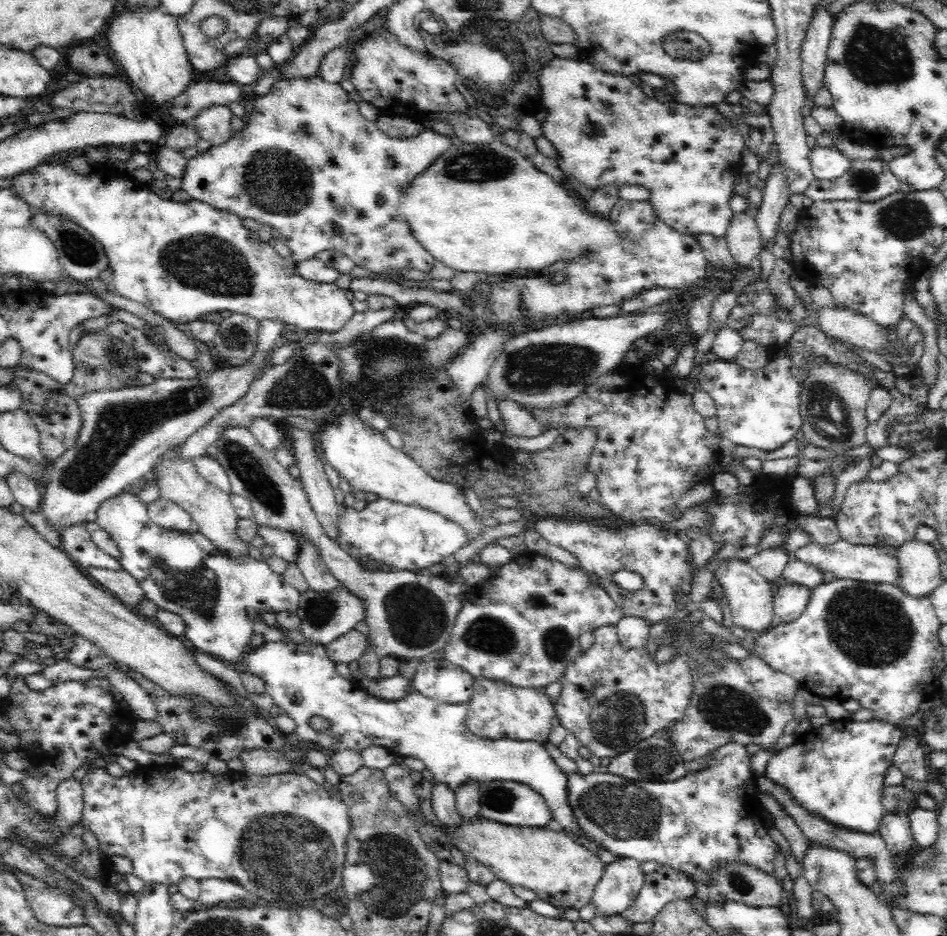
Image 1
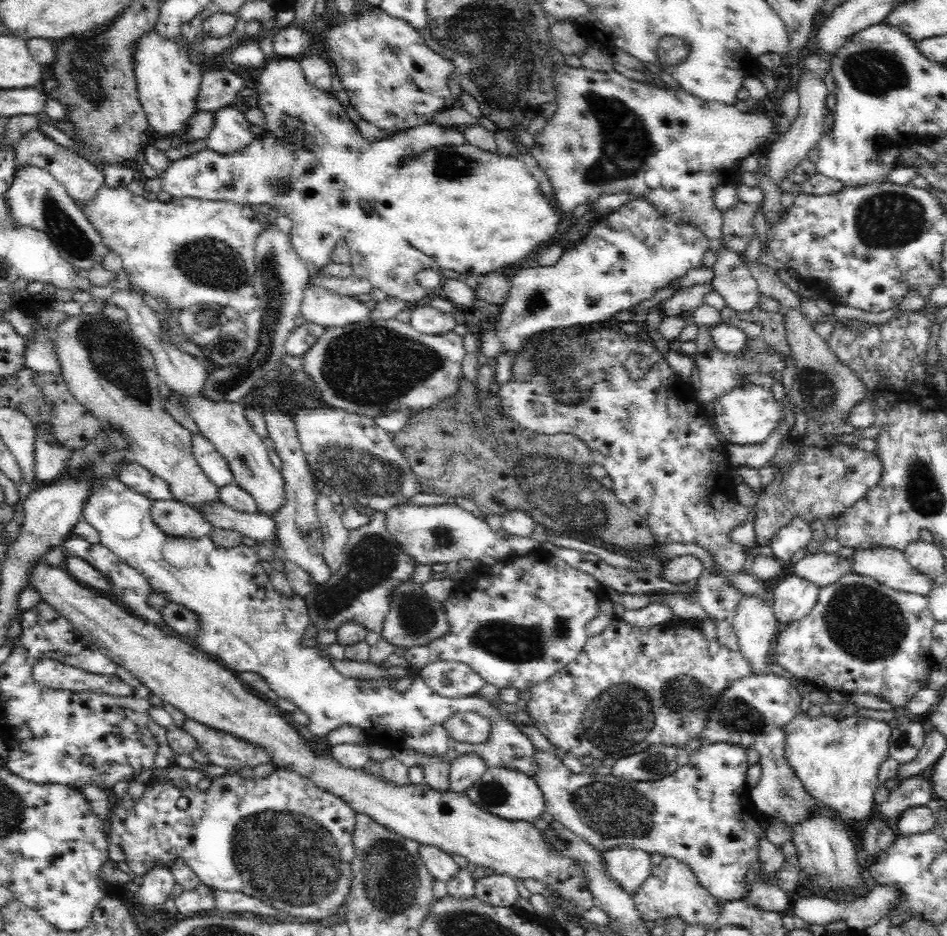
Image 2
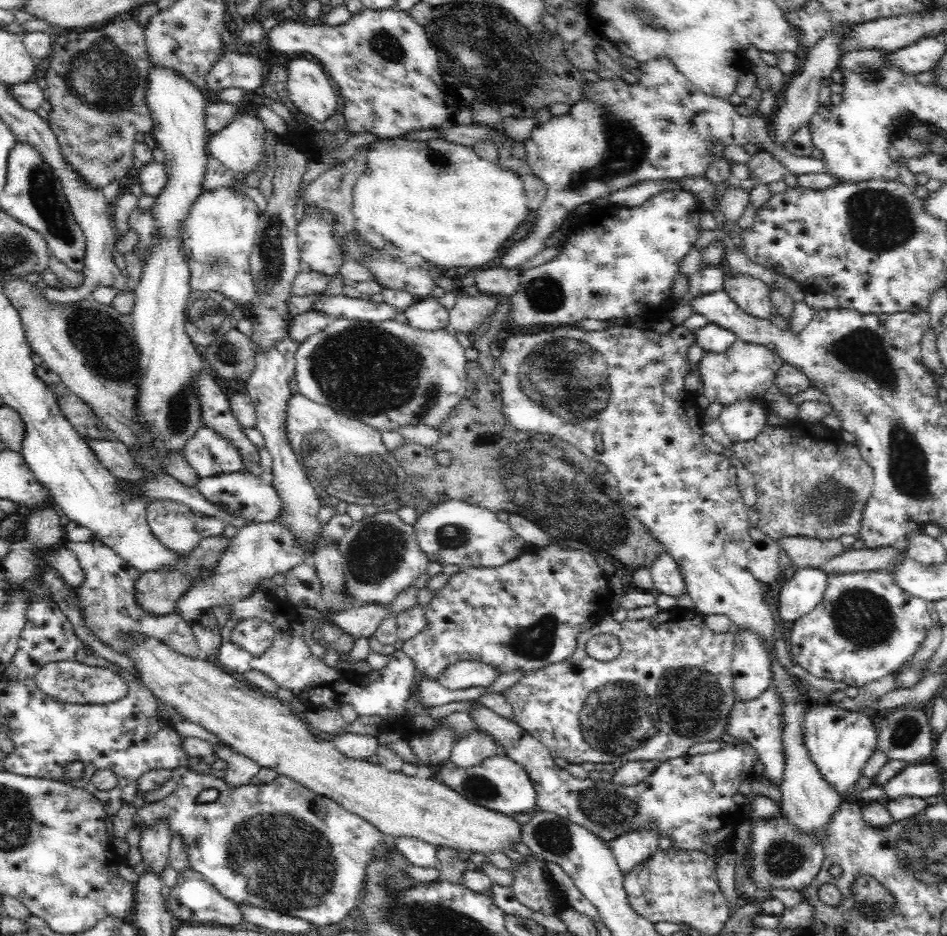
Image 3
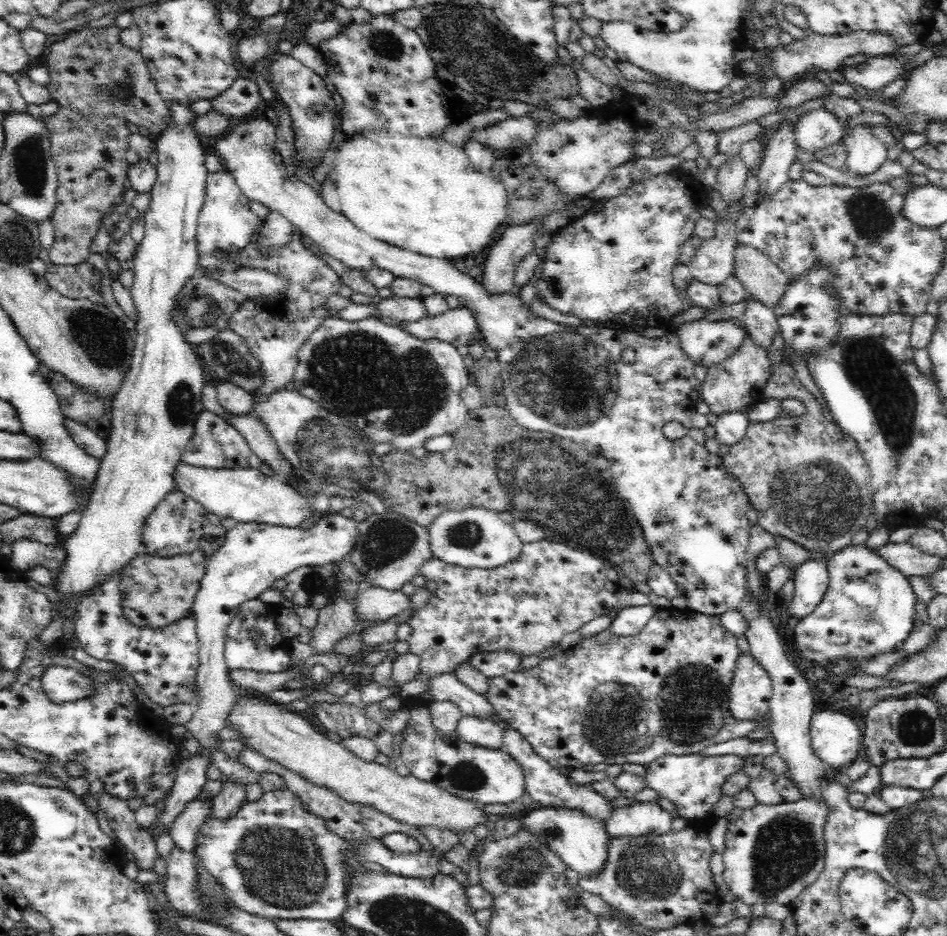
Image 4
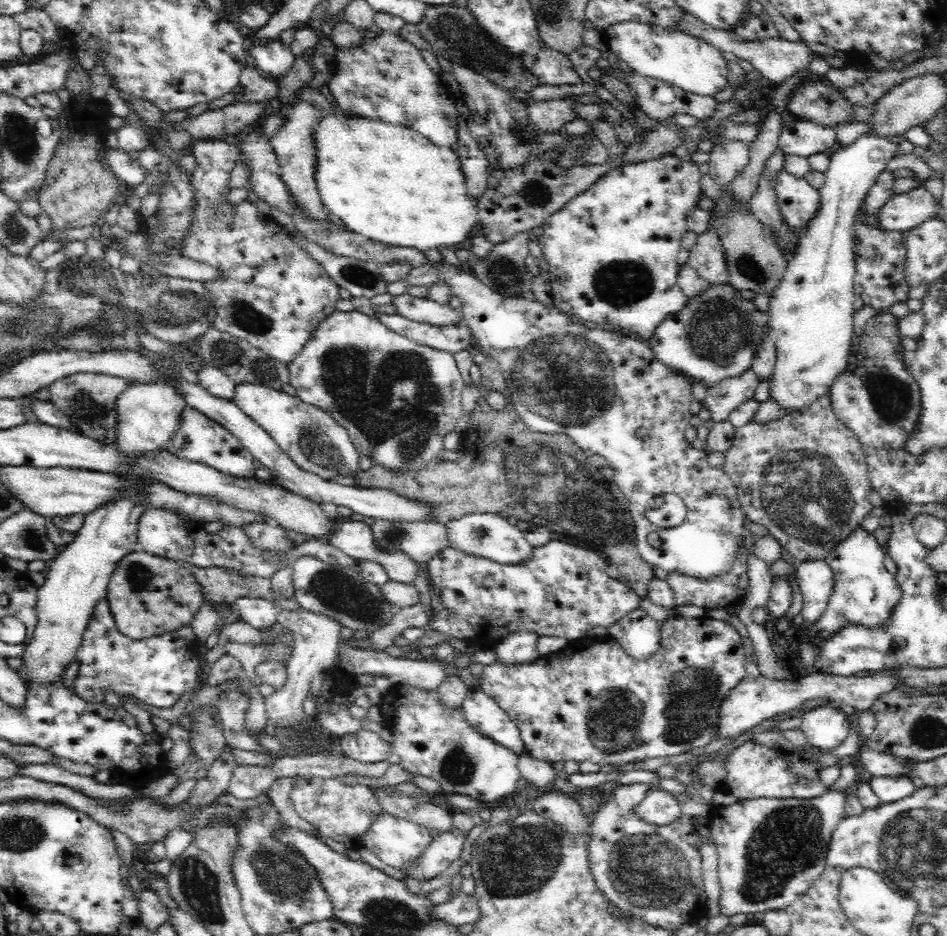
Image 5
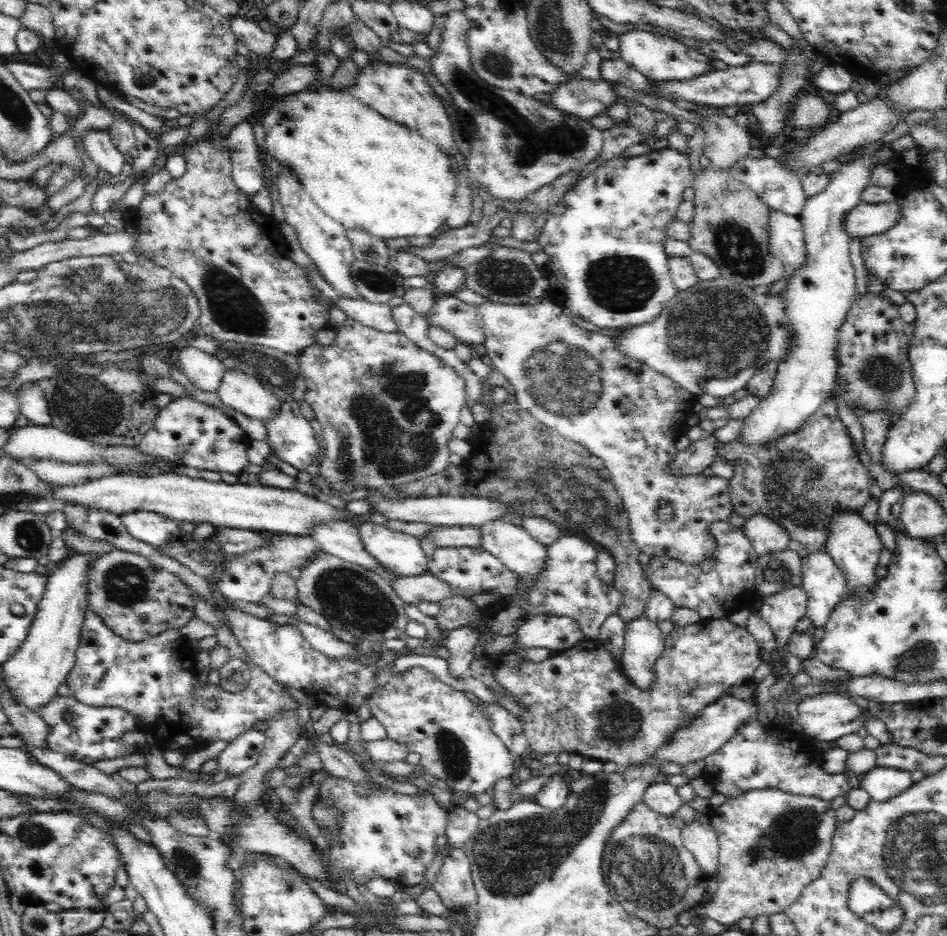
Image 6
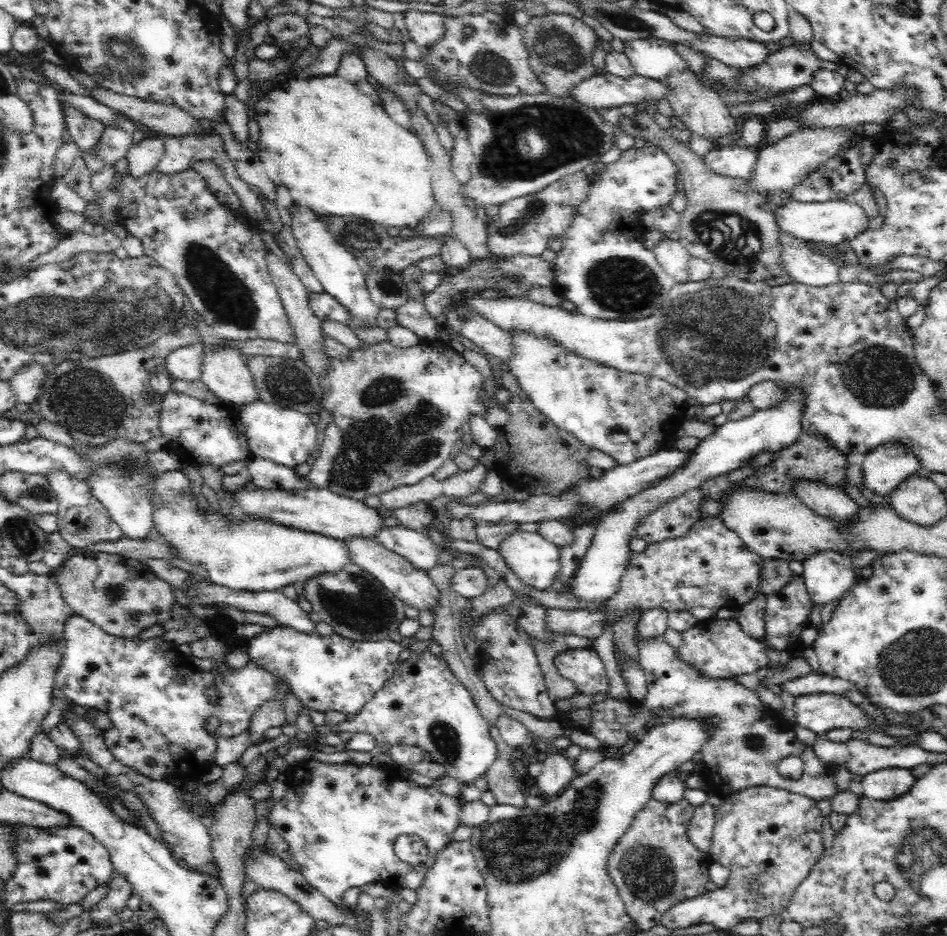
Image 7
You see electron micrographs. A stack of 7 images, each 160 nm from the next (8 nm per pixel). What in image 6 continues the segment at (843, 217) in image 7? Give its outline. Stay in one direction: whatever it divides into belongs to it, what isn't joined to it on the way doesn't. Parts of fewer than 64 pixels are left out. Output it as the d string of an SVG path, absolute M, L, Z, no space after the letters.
M897 200L882 204L862 202L849 213L844 225L850 233L850 238L869 237L884 234L904 218L903 208Z

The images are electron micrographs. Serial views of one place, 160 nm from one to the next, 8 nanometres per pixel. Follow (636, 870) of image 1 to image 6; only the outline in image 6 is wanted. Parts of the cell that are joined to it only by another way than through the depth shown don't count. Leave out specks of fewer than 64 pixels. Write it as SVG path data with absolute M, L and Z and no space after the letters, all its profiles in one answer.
M668 781L650 785L641 796L643 801L650 810L657 812L660 816L670 816L678 812L683 805L676 791L677 786Z

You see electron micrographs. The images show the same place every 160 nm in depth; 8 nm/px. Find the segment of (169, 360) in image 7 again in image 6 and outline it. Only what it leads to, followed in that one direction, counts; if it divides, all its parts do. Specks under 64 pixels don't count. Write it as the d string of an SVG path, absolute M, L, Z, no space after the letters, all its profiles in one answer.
M184 347L180 350L178 361L180 369L194 388L216 394L222 382L226 367L214 356L198 350L198 348Z

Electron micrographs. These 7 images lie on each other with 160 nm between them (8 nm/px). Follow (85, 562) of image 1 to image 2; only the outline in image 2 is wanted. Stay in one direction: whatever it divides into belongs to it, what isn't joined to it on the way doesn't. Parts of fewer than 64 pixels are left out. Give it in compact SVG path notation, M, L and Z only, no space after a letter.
M72 532L70 536L62 544L62 550L66 557L77 557L82 558L86 563L94 566L94 569L102 572L102 575L108 576L113 586L115 587L110 593L117 601L124 604L124 608L137 618L145 620L145 622L152 623L158 627L162 622L162 614L160 611L153 610L148 606L147 599L151 596L151 589L148 582L142 575L136 570L132 569L131 566L121 562L108 548L102 544L90 544L82 538L82 536Z

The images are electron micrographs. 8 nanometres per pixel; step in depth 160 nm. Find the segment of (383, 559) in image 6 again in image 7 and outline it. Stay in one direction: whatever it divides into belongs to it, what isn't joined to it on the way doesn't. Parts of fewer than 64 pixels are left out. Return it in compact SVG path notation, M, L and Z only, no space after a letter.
M402 525L382 527L374 542L392 553L400 555L420 571L428 571L438 565L439 547L430 535Z

